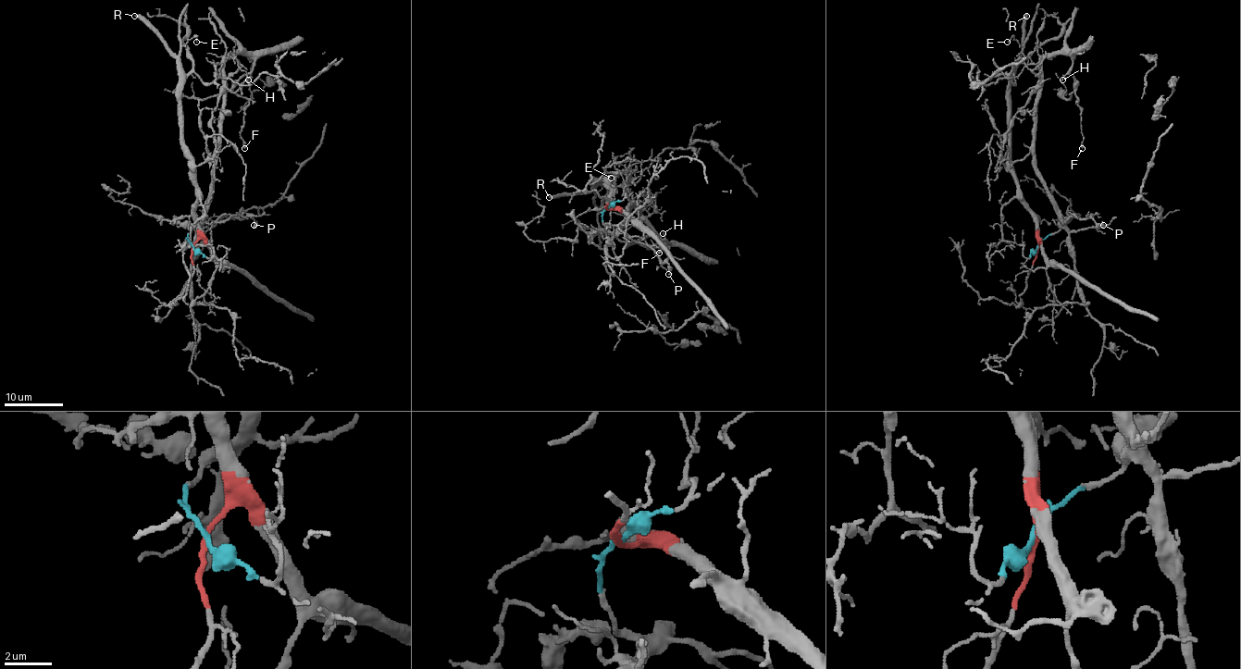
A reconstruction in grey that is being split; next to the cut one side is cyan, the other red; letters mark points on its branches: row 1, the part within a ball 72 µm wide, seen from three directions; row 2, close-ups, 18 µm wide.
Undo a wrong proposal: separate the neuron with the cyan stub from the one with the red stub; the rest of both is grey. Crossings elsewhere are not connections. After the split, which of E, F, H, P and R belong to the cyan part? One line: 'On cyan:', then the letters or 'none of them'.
On cyan: F, H, P

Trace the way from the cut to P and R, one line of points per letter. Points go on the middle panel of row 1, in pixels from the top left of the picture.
P: (606, 209), (601, 219), (608, 231), (639, 235), (670, 268), (668, 274)
R: (606, 209), (613, 209), (609, 205), (611, 191), (603, 182), (598, 180), (587, 192), (549, 197)

